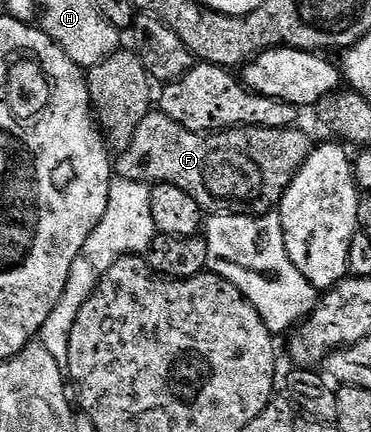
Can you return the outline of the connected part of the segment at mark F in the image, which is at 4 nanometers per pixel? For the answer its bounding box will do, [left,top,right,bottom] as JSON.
[116,111,312,217]

